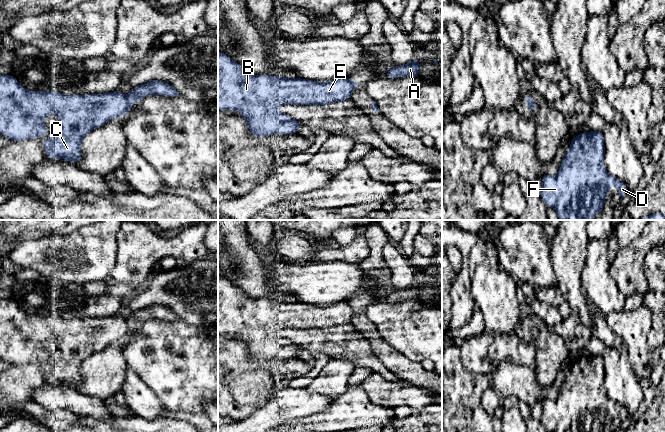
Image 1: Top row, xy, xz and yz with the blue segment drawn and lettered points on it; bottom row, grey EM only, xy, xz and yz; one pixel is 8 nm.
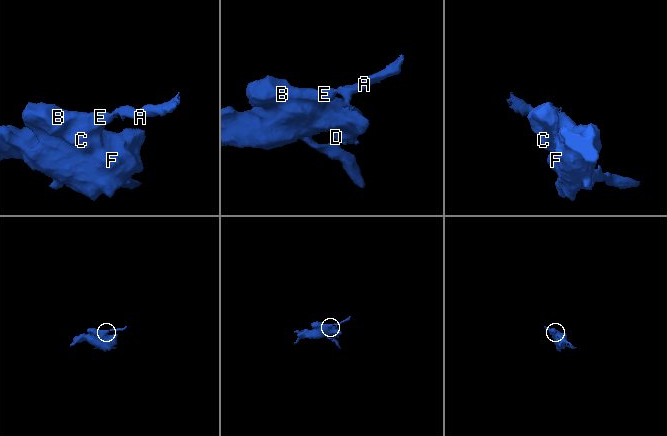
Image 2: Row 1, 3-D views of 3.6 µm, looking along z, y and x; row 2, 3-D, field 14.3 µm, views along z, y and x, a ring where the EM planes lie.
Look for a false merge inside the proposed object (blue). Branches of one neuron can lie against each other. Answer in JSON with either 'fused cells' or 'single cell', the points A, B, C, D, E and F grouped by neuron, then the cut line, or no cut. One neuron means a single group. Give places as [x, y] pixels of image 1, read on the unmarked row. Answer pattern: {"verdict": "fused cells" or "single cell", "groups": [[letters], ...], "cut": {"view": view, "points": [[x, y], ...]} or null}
{"verdict": "fused cells", "groups": [["A"], ["B", "C", "D", "E", "F"]], "cut": {"view": "xy", "points": [[126, 320], [131, 328]]}}

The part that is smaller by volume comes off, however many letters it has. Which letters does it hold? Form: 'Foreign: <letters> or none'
Foreign: A

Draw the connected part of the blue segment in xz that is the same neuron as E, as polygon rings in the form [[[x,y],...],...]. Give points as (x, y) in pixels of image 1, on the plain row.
[[[218,275],[218,334],[235,334],[241,337],[247,347],[250,356],[255,361],[266,361],[272,358],[296,358],[302,349],[288,339],[281,337],[278,332],[280,329],[327,329],[336,325],[345,325],[351,322],[353,315],[353,304],[348,301],[340,301],[332,305],[316,306],[301,302],[283,302],[280,300],[259,299],[254,300],[244,292],[234,286],[228,279]]]

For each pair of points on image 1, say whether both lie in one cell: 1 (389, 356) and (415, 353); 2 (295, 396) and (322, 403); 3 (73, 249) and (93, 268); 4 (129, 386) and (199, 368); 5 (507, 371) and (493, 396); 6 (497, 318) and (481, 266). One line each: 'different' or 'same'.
1: different
2: same
3: same
4: different
5: different
6: same

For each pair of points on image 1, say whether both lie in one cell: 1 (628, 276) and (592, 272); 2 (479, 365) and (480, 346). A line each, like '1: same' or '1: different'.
1: different
2: same

